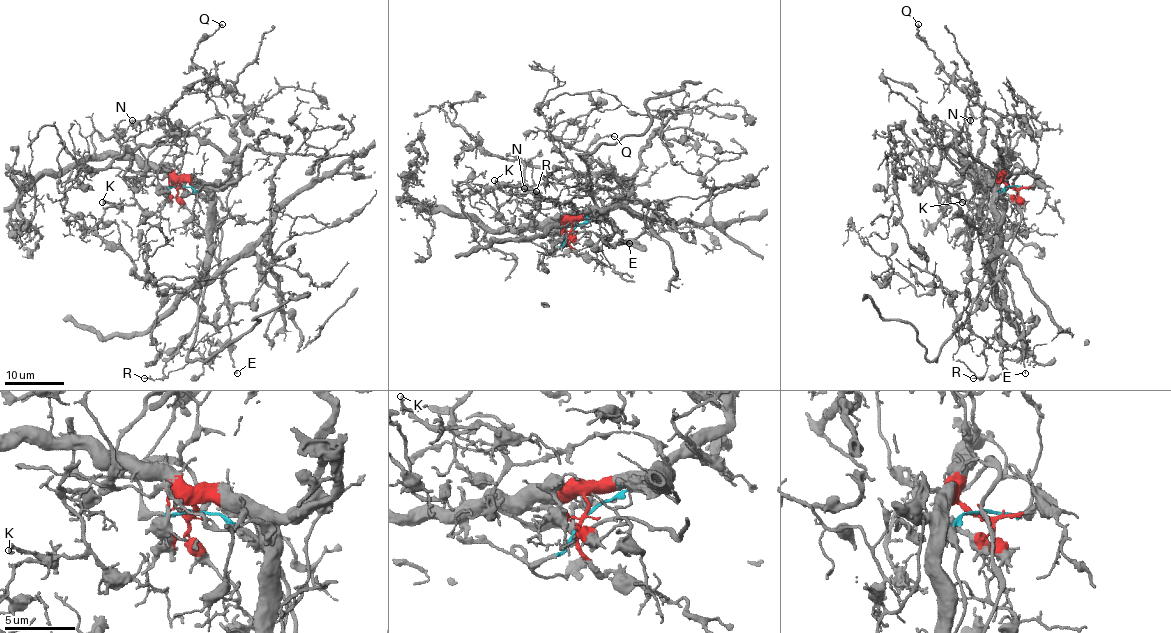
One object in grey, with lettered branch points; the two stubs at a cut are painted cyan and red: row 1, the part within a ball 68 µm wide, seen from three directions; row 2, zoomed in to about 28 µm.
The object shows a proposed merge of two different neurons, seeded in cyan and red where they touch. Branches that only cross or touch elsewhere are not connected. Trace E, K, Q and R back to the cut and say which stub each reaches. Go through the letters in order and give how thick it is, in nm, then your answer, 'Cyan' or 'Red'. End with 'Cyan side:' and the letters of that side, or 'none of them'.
E: Thickness 130 nm. Cyan
K: Thickness 150 nm. Red
Q: Thickness 180 nm. Red
R: Thickness 150 nm. Red
Cyan side: E

